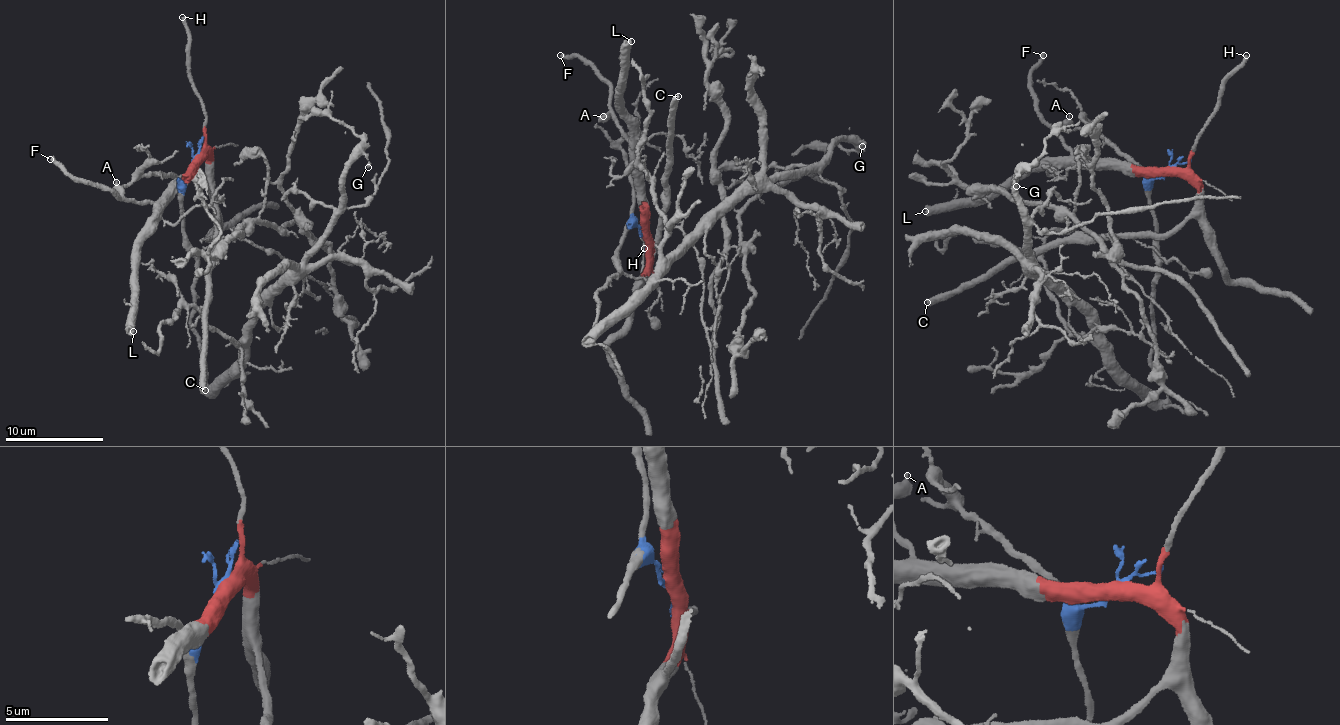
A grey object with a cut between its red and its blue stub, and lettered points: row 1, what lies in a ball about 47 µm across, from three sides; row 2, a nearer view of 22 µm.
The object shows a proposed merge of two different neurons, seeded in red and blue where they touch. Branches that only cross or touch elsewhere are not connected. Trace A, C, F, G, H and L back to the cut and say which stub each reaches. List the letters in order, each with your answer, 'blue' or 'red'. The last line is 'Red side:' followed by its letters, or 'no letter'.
A: red
C: red
F: red
G: blue
H: red
L: red
Red side: A, C, F, H, L

